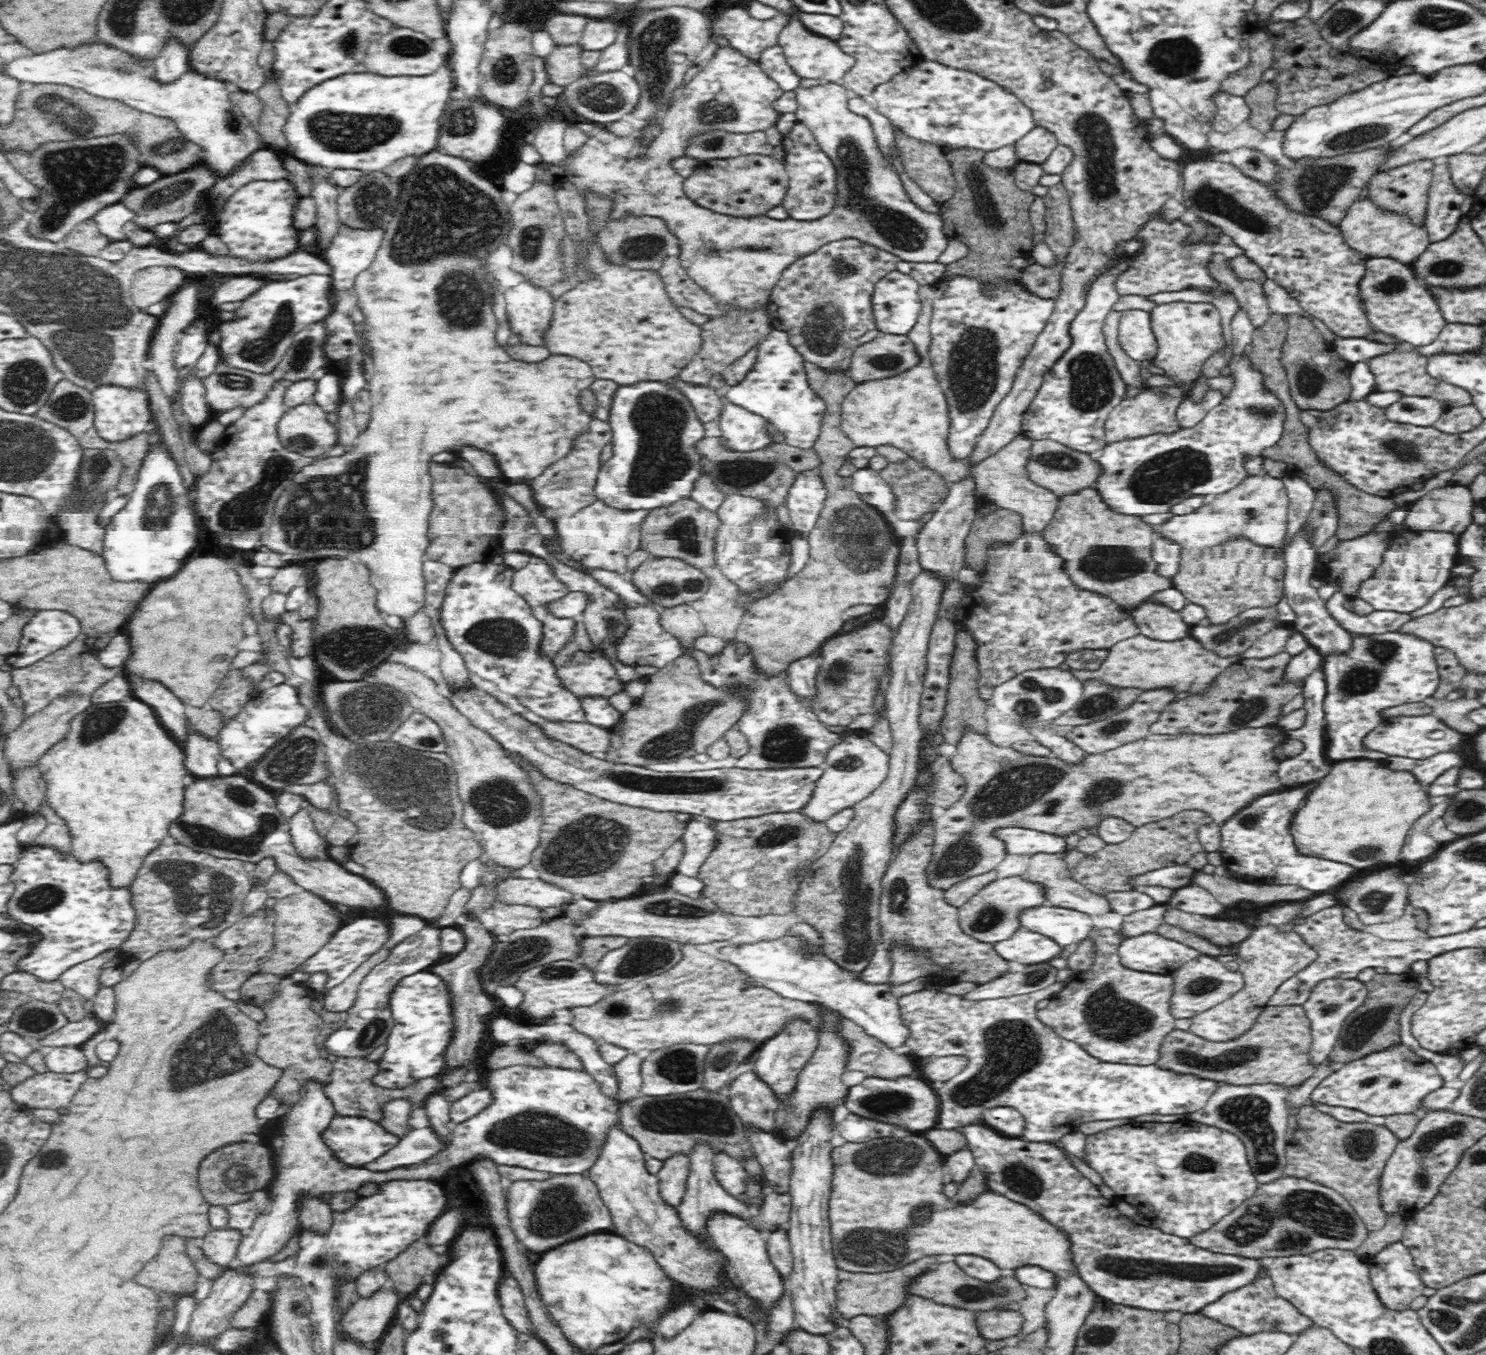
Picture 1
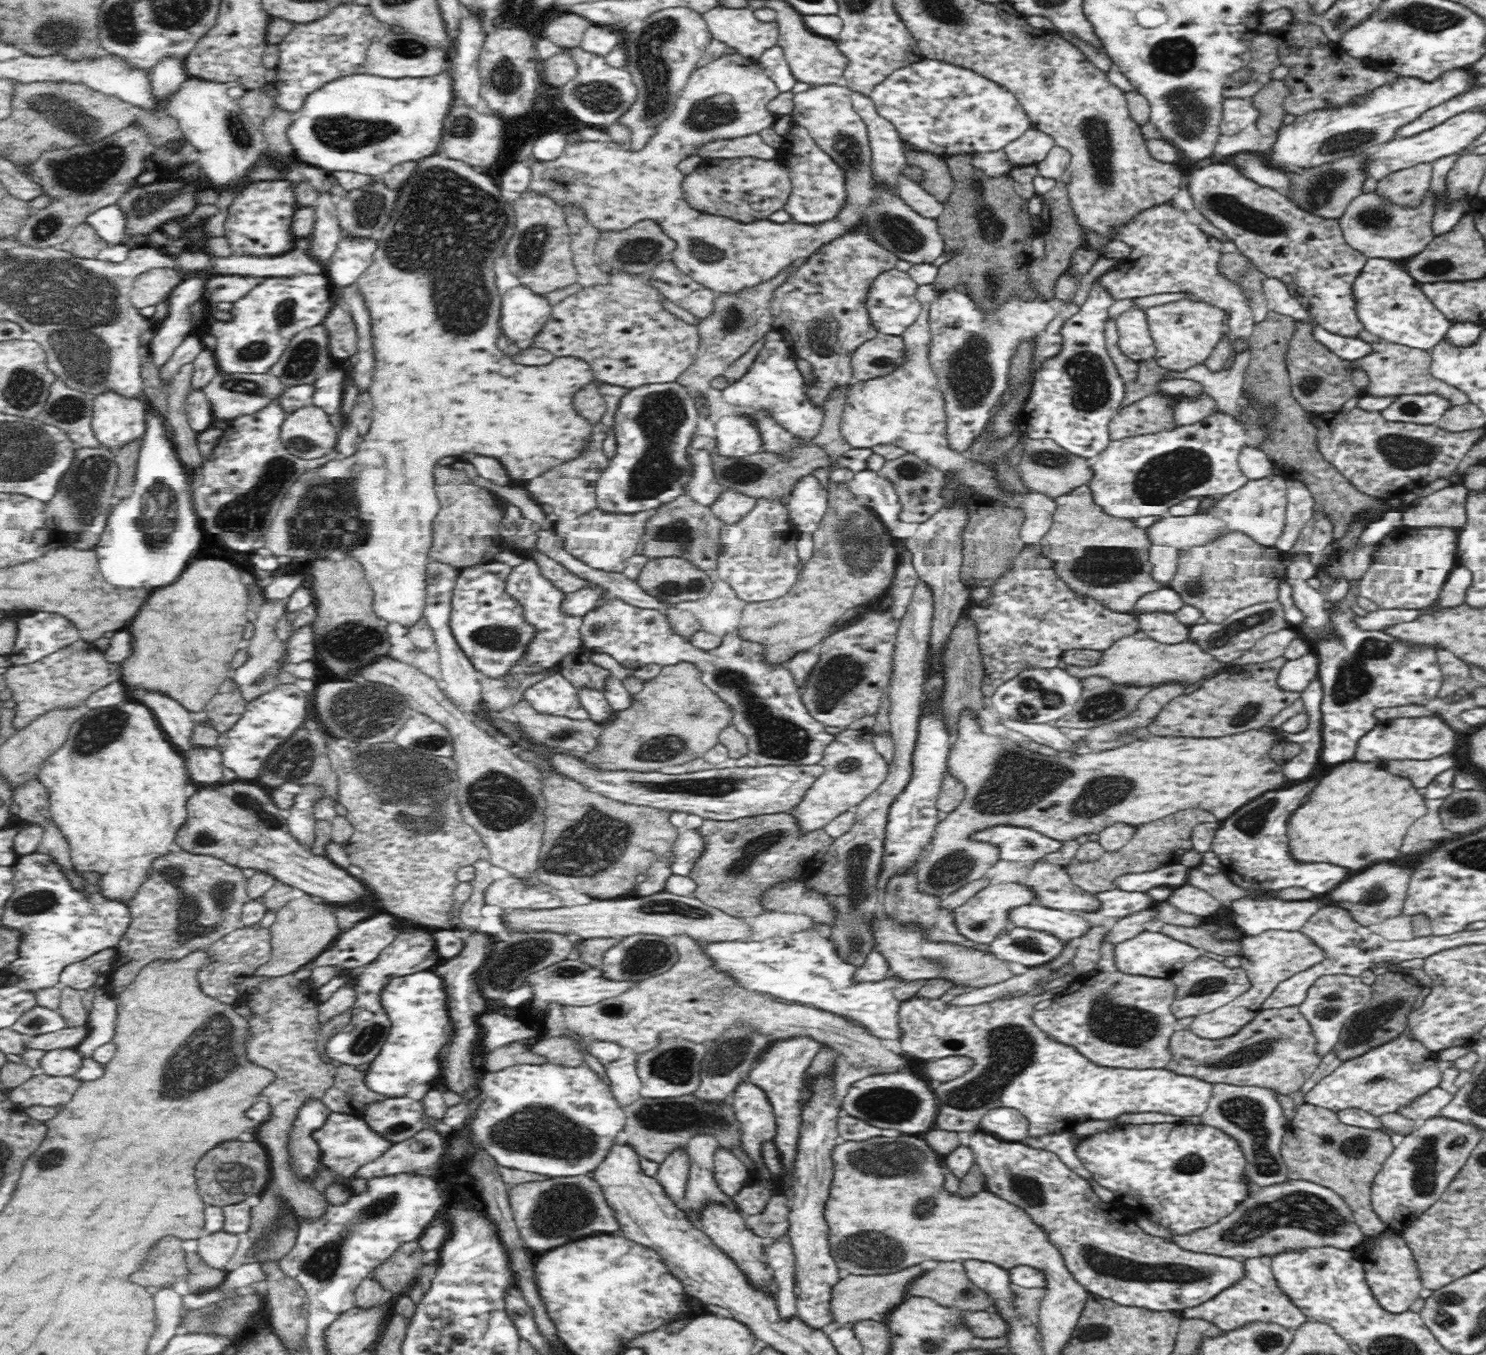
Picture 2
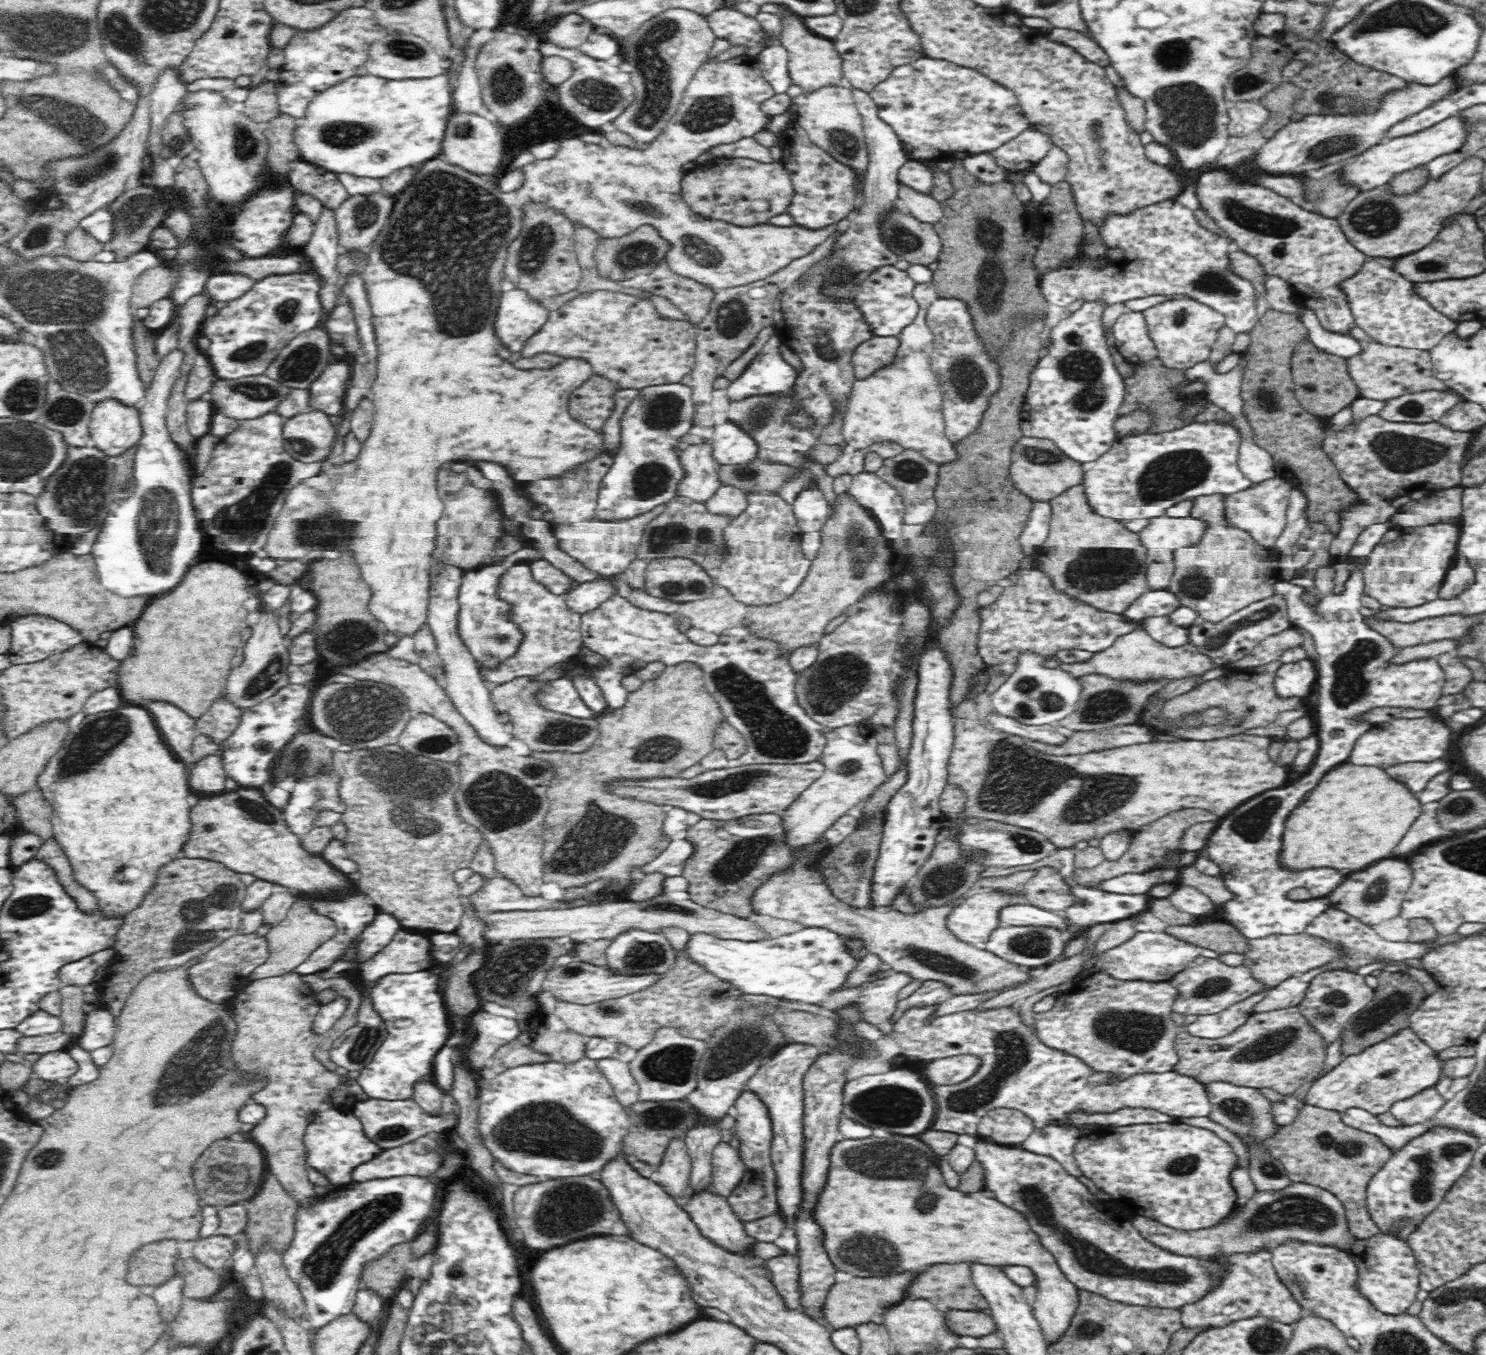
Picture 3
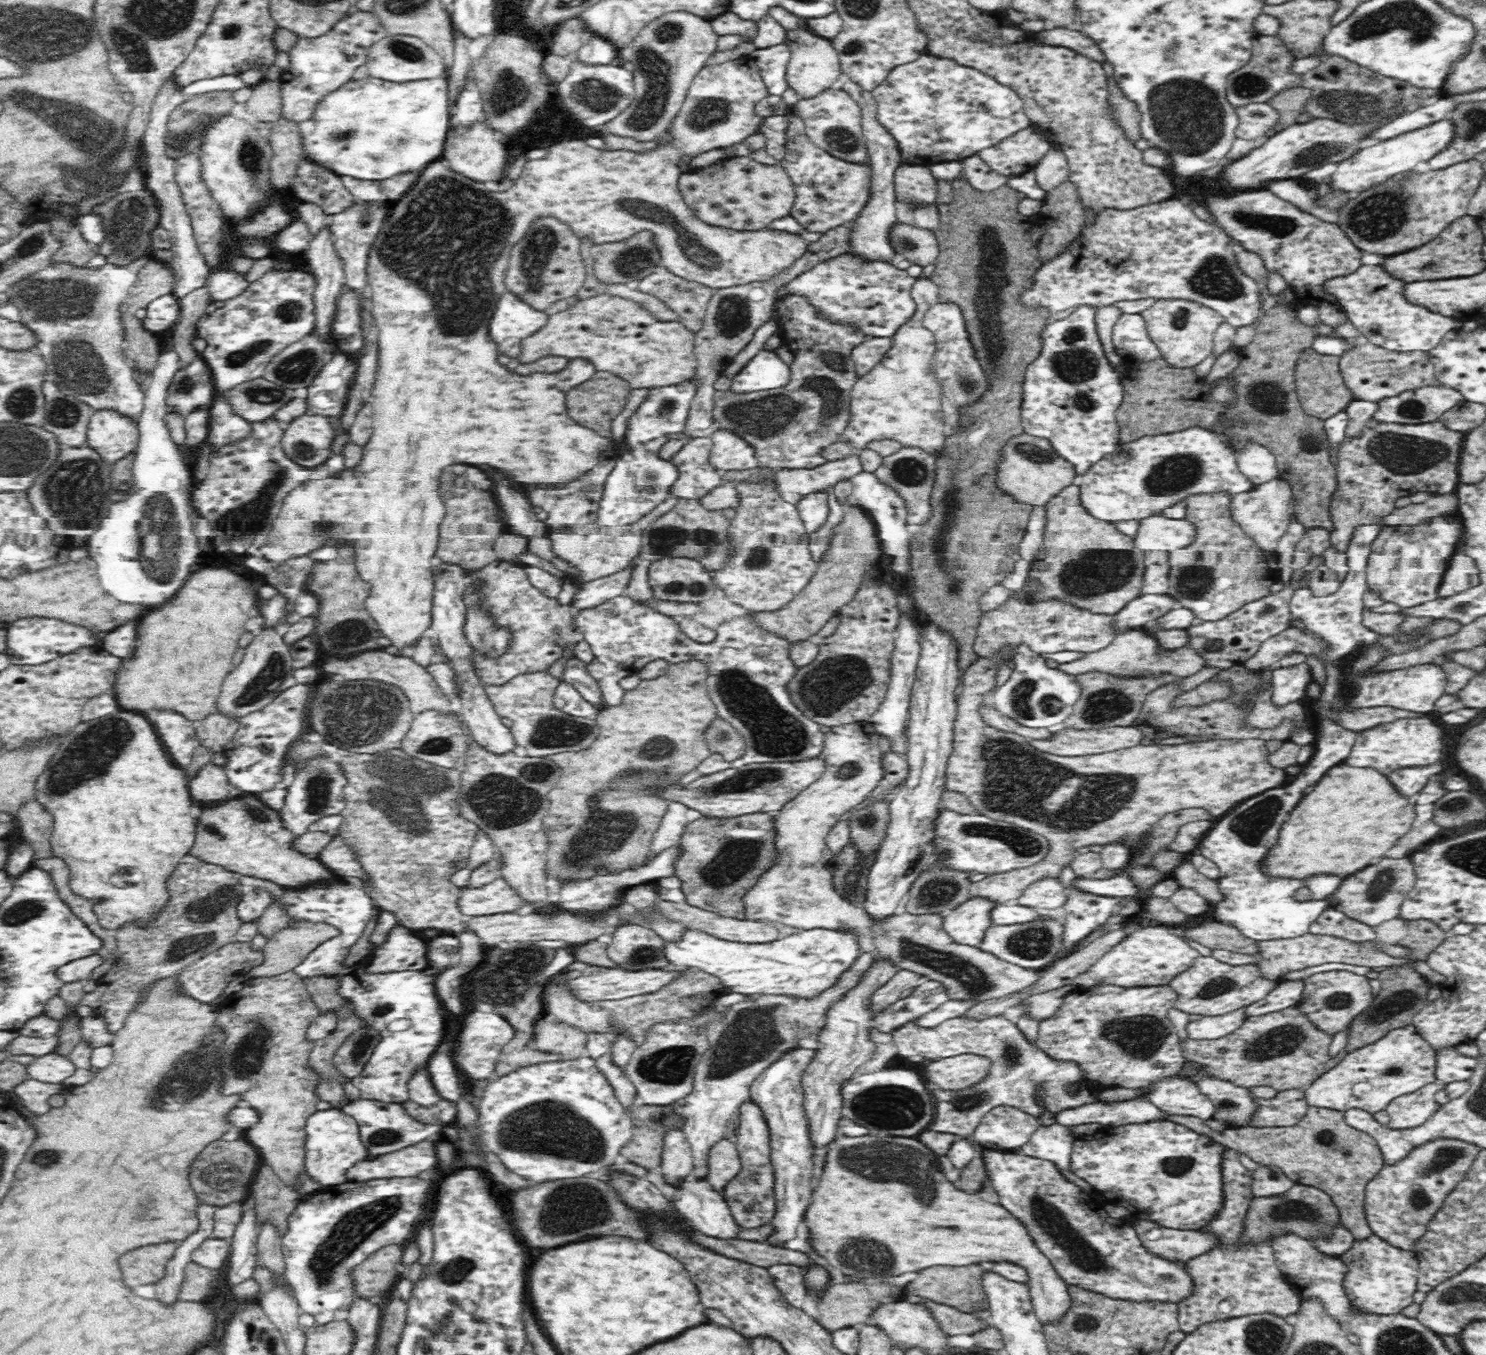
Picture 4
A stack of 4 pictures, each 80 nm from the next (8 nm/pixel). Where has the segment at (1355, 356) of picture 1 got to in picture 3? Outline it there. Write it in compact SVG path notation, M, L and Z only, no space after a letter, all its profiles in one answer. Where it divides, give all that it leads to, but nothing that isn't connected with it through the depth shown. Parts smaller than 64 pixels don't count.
M1304 309L1300 320L1310 331L1310 341L1314 346L1320 348L1328 354L1336 355L1342 358L1350 358L1363 350L1360 340L1356 340L1352 335L1343 335L1326 330L1319 323L1318 313L1311 309Z

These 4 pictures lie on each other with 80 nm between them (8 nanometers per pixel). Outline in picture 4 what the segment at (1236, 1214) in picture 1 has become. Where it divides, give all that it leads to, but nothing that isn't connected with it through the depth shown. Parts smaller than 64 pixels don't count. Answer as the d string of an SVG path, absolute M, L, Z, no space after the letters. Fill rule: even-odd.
M1295 1183L1290 1190L1276 1196L1253 1196L1249 1209L1246 1210L1243 1241L1248 1243L1270 1243L1272 1236L1286 1233L1297 1234L1310 1240L1311 1236L1328 1236L1336 1228L1336 1224L1342 1226L1342 1218L1339 1216L1338 1207L1331 1197L1319 1188ZM1133 1221L1133 1228L1143 1248L1167 1261L1189 1261L1206 1254L1216 1246L1216 1238L1203 1230L1177 1230L1159 1226L1153 1221Z

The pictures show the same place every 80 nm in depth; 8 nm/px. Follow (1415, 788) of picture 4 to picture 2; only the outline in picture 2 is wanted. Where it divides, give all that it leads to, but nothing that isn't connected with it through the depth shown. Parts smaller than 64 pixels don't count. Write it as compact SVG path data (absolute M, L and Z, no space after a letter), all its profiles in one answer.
M1436 756L1432 760L1388 760L1386 770L1396 776L1408 776L1416 788L1428 786L1441 772L1456 766L1452 756Z

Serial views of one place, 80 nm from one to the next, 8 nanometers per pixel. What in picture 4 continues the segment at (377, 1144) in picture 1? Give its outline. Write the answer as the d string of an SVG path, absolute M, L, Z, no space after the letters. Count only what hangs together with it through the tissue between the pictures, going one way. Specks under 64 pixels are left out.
M342 1109L318 1110L306 1122L305 1167L308 1176L324 1188L344 1184L347 1170L357 1162L368 1159L367 1146L363 1144L356 1120Z

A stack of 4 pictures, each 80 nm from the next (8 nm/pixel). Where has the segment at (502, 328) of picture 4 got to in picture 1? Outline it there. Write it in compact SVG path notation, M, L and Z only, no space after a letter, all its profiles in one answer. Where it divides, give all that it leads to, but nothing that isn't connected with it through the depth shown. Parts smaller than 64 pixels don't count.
M531 284L530 288L512 288L504 292L506 300L506 312L510 318L510 326L516 334L522 336L524 344L530 346L546 346L545 334L549 329L552 317L555 299L548 288Z

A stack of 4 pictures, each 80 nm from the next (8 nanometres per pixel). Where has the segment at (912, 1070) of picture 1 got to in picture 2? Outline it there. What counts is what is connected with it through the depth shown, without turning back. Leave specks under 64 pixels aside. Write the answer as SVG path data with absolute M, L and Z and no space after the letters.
M676 935L673 940L679 959L670 970L641 980L625 993L592 1006L563 1007L564 1026L587 1040L613 1042L626 1048L629 1046L638 1054L656 1048L663 1035L706 1044L735 1024L740 1024L768 1035L773 1041L810 1037L829 1046L835 1053L842 1054L852 1067L867 1068L871 1074L911 1072L907 1056L886 1049L881 1039L871 1035L864 1027L818 1007L785 1003L771 994L744 989L734 977L719 972L694 939L688 935Z

